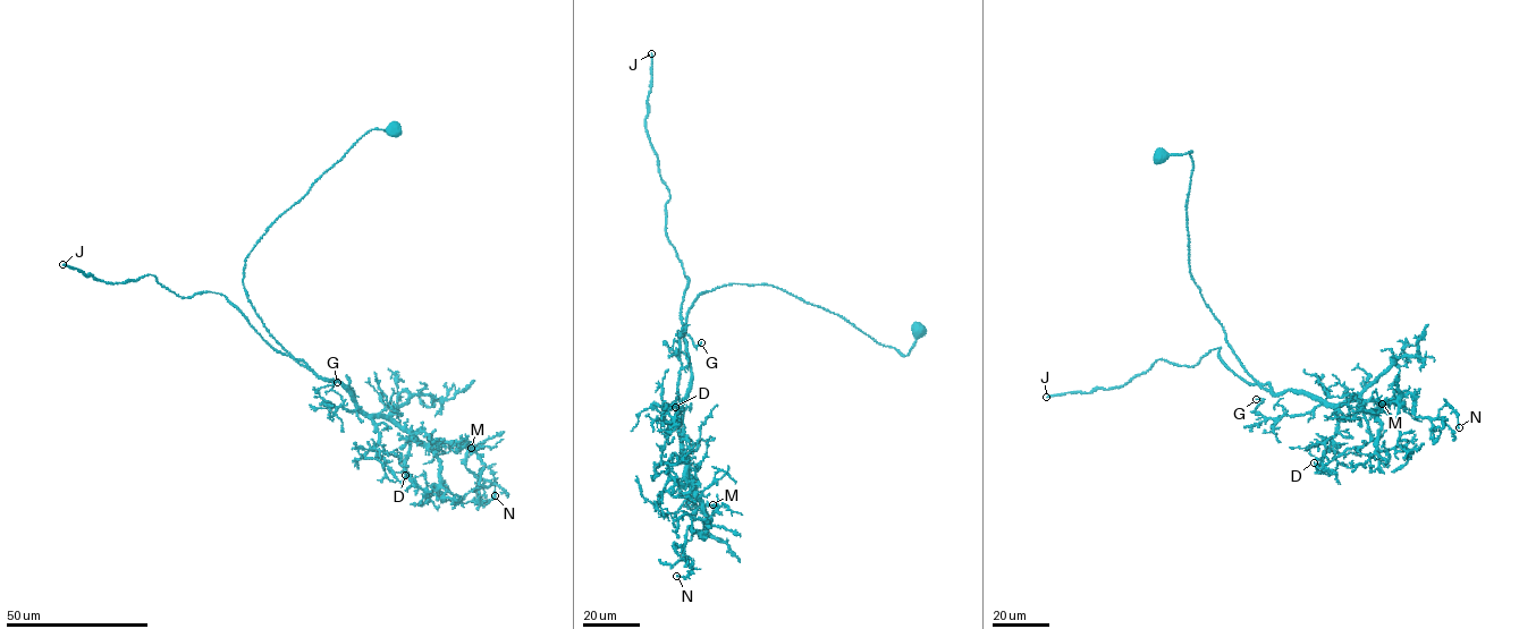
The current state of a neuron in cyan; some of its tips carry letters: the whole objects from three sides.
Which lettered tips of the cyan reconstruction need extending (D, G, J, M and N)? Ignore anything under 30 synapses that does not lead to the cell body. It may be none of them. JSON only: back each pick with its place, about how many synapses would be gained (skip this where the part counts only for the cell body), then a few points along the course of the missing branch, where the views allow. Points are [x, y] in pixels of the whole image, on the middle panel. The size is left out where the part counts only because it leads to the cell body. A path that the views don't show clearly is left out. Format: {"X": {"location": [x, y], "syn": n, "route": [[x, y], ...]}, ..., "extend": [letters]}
{"J": {"location": [651, 53], "syn": 60}, "extend": ["J"]}

